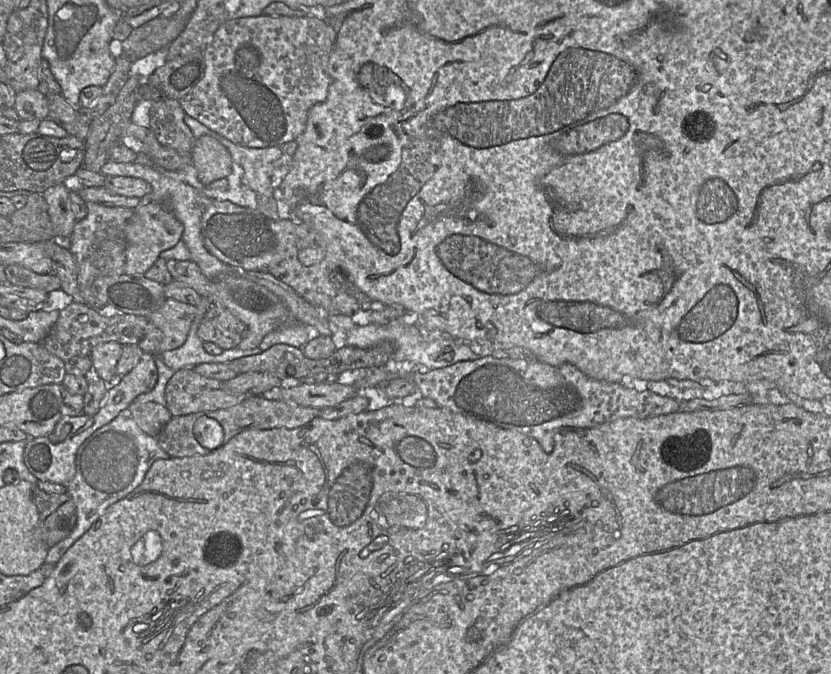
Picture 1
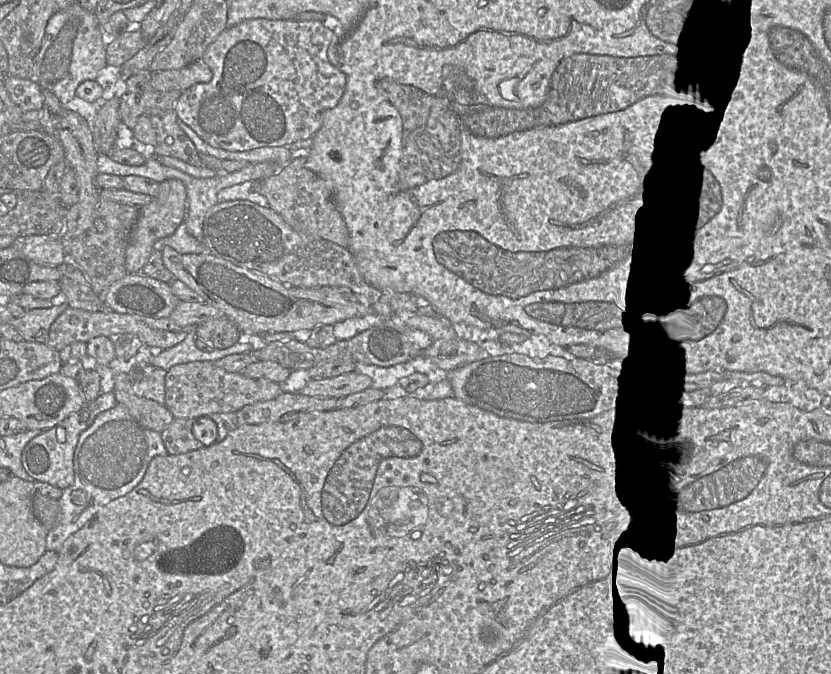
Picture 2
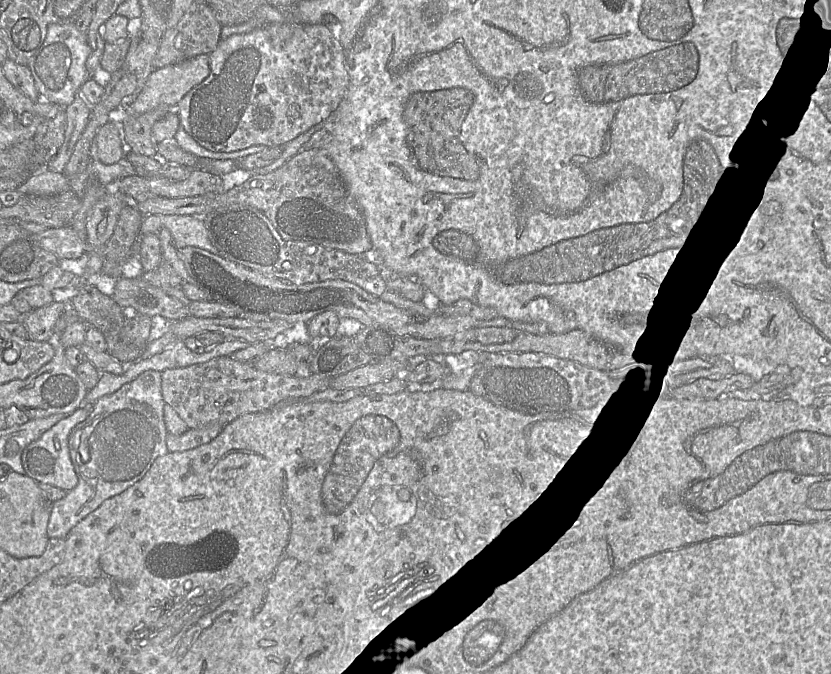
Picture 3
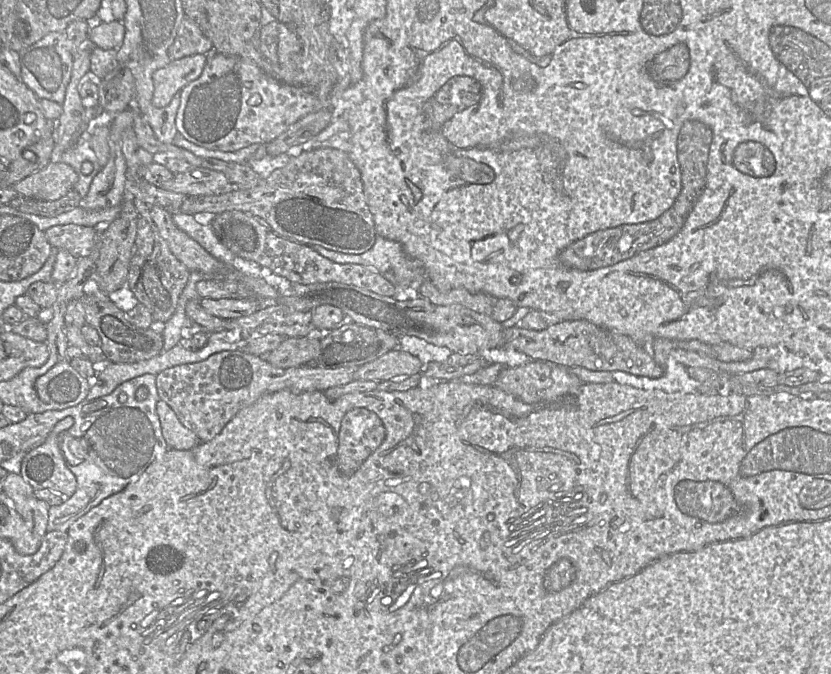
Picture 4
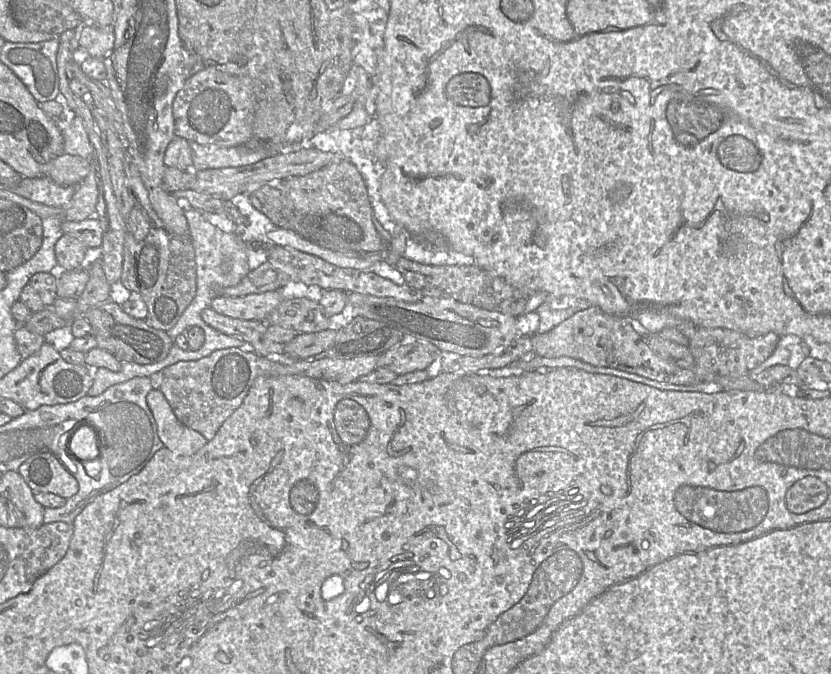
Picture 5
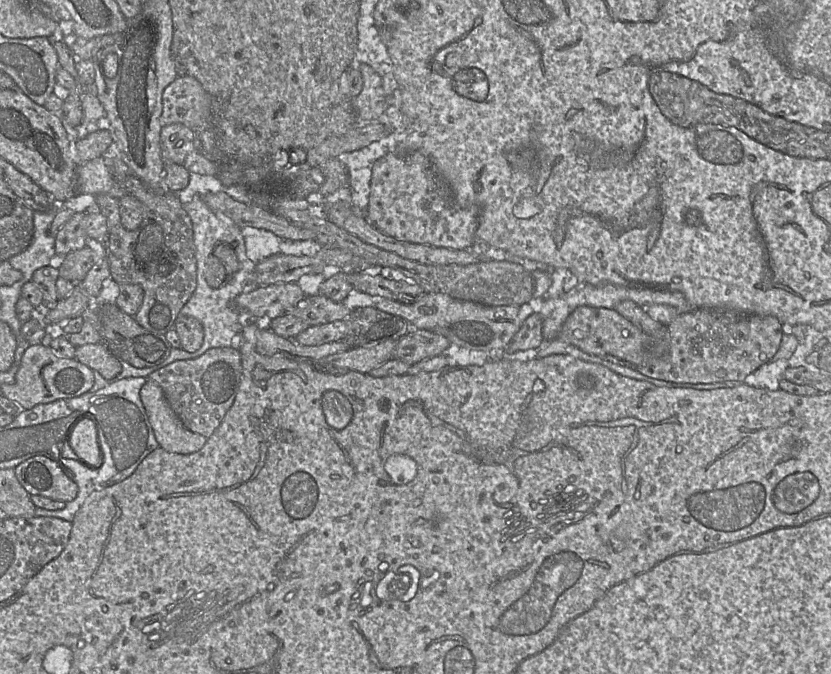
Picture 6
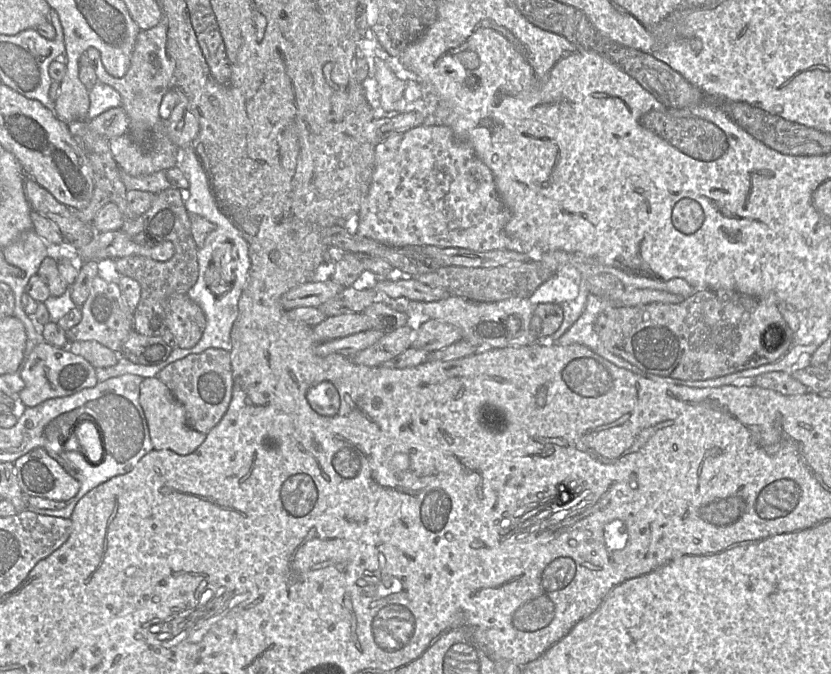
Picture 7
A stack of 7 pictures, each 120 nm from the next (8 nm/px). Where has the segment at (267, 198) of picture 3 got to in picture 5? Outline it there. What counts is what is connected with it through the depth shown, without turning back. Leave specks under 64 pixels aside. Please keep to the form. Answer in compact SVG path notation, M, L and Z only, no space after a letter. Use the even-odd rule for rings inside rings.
M336 161L305 176L287 178L277 184L286 198L290 228L301 237L342 253L376 253L387 248L373 224L366 185L351 162Z

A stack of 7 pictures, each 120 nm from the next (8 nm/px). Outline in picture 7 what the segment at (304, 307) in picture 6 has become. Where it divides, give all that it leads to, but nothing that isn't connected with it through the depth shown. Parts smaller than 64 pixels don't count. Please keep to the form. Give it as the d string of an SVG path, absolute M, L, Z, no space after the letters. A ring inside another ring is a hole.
M348 287L339 294L318 306L327 317L341 314L361 313L374 303L377 292L373 289L356 289Z

